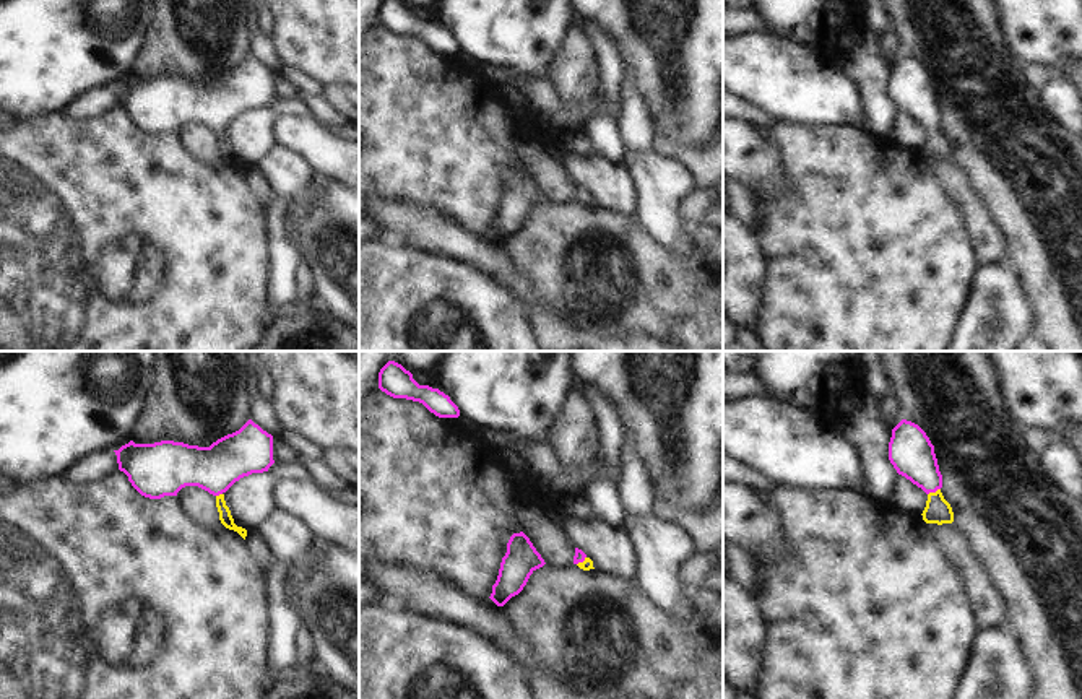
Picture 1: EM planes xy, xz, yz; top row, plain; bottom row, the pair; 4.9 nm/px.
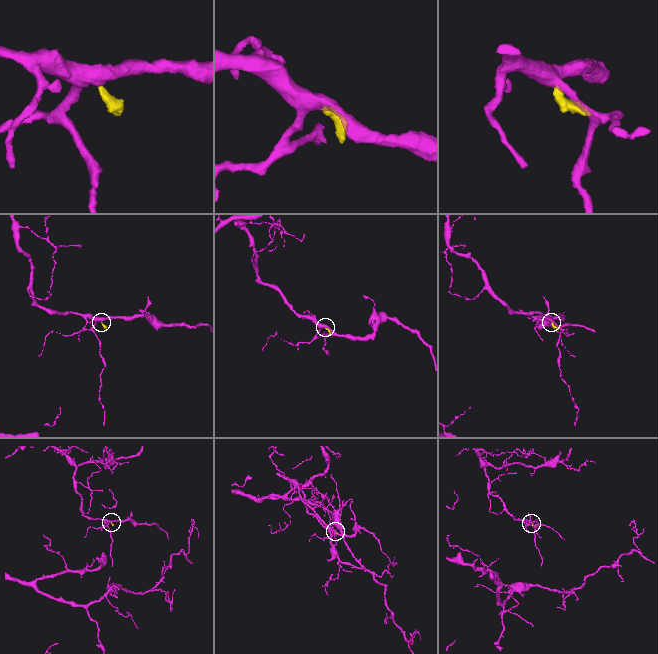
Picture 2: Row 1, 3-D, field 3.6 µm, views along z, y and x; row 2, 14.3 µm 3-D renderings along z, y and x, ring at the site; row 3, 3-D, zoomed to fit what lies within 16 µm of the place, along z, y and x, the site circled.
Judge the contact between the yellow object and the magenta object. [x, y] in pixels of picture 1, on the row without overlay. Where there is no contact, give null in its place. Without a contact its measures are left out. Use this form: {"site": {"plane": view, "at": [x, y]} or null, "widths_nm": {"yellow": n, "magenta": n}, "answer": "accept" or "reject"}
{"site": {"plane": "yz", "at": [933, 129]}, "widths_nm": {"yellow": 130, "magenta": 220}, "answer": "accept"}

